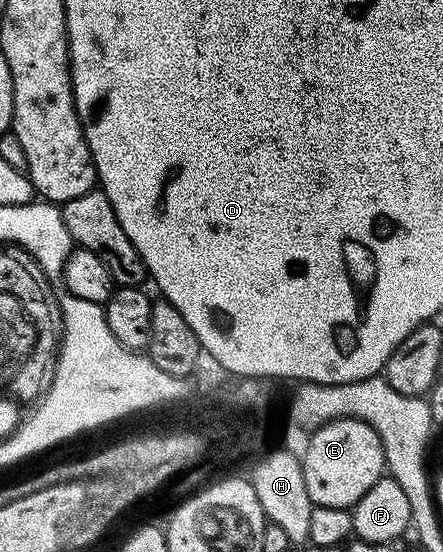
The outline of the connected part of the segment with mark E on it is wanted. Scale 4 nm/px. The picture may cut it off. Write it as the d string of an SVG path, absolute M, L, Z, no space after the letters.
M341 417L339 421L321 425L315 433L309 434L307 441L310 442L306 445L306 454L301 454L300 460L304 471L304 487L308 487L308 495L315 505L350 509L384 475L386 456L376 431L368 423L358 421L355 417Z

